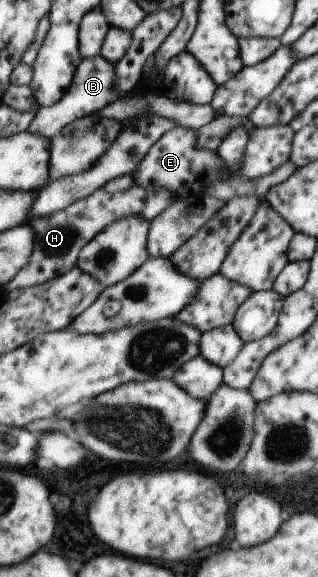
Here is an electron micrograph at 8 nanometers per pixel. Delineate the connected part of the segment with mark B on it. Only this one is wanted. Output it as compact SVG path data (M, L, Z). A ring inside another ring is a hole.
M100 54L92 57L92 59L81 59L72 77L70 88L56 104L48 107L39 106L34 119L28 125L28 133L42 135L42 137L50 139L65 125L72 123L74 119L96 113L98 109L106 107L108 103L114 103L114 101L119 100L120 97L118 97L118 93L114 89L114 81L116 81L114 64L108 63Z

